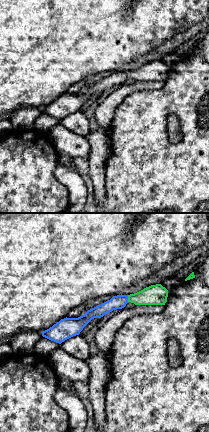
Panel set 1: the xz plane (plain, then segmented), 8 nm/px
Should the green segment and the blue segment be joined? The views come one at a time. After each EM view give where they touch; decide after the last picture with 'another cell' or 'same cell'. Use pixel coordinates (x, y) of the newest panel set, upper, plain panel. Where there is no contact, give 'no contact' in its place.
meets green at (128, 74)

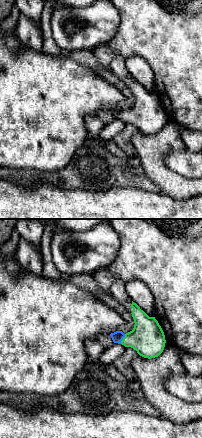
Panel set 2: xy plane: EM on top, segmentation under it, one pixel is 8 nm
meets green at (123, 115)

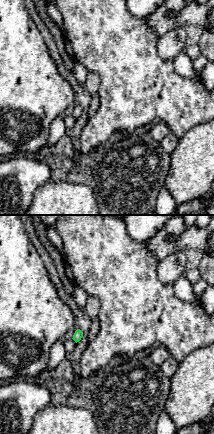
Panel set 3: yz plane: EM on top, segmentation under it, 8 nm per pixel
no contact

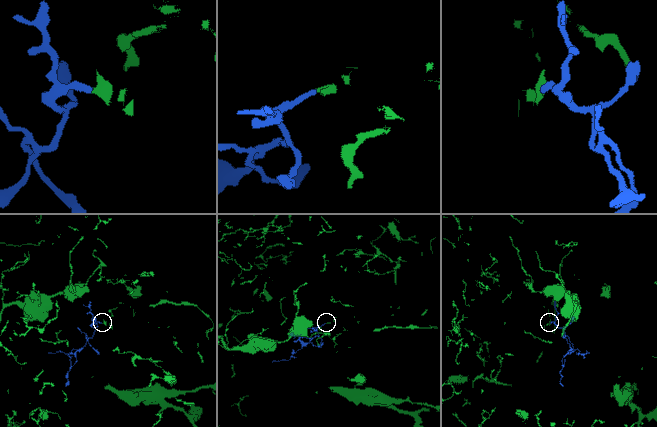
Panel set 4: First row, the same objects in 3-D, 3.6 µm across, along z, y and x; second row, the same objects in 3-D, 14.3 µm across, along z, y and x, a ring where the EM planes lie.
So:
same cell

